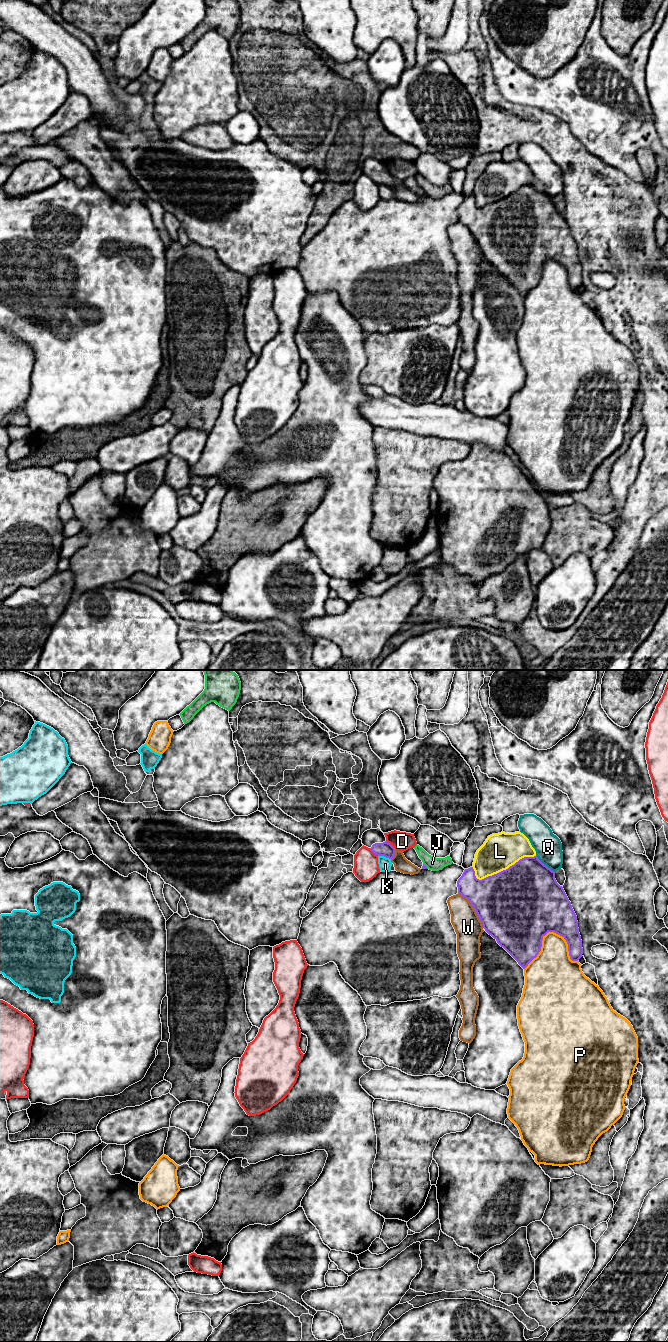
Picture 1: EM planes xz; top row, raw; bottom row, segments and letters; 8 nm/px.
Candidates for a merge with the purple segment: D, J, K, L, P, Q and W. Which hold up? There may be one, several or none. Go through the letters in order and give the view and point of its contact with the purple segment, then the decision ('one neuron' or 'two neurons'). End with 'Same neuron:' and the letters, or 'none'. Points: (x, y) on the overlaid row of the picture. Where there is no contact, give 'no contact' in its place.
D: xz (390, 844) | two neurons
J: xz (425, 866) | two neurons
K: xz (384, 856) | two neurons
L: xz (501, 871) | two neurons
P: xz (550, 931) | two neurons
Q: xz (545, 865) | two neurons
W: xz (474, 909) | two neurons
Same neuron: none

